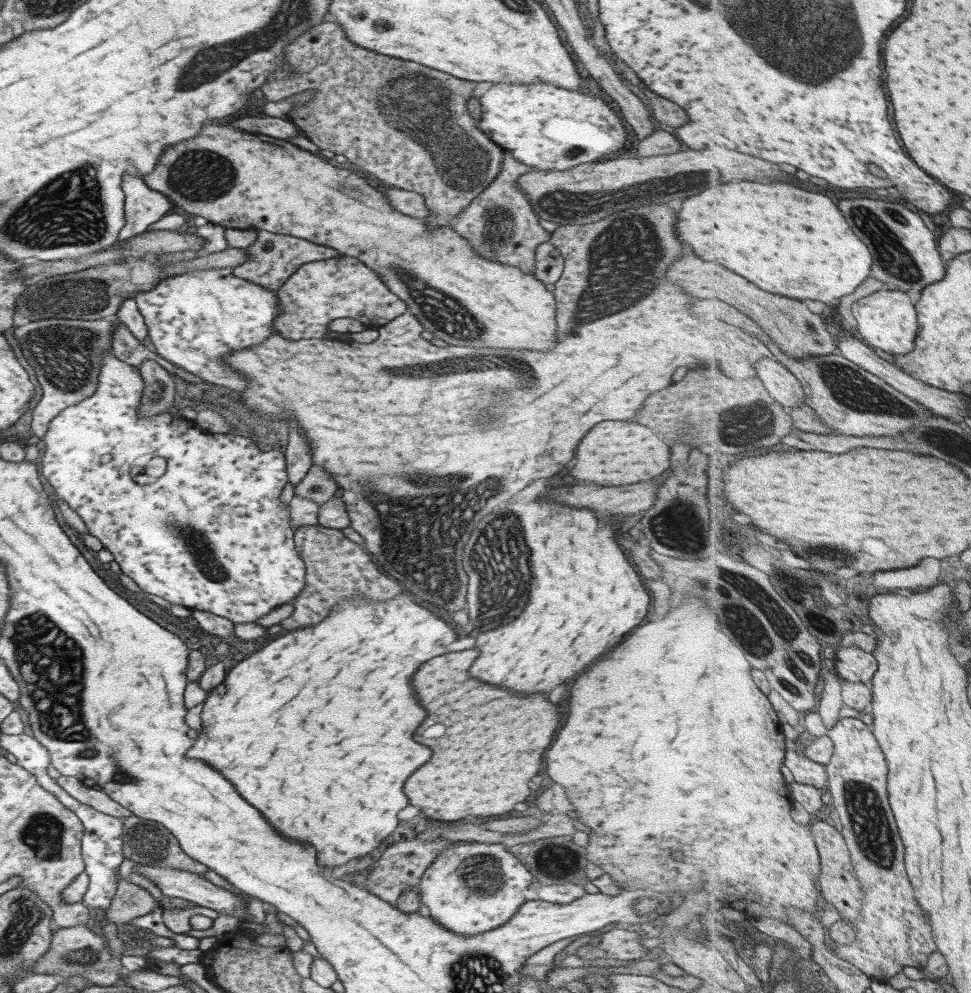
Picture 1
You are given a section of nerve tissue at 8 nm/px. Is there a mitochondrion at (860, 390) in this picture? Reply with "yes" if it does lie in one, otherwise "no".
yes

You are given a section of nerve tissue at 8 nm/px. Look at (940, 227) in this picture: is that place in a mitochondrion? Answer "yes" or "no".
no

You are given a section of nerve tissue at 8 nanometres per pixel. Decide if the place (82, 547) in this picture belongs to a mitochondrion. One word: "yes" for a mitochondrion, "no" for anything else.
no

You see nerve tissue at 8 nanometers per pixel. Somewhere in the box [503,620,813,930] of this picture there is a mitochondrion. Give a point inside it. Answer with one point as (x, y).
(553, 861)

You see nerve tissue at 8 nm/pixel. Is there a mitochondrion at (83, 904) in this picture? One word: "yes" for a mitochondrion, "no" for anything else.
no

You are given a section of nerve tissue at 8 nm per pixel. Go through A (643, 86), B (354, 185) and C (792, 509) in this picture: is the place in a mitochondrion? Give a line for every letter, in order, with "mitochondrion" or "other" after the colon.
A: other
B: mitochondrion
C: other

